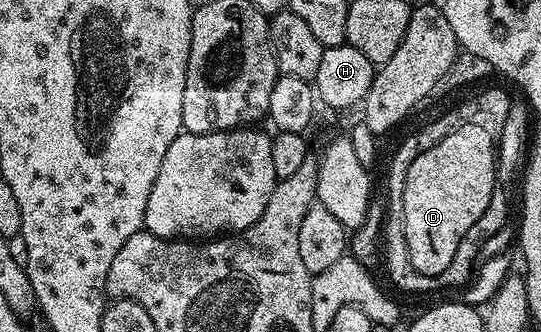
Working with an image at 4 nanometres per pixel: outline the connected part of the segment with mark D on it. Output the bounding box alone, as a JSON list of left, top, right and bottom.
[404,126,497,273]

